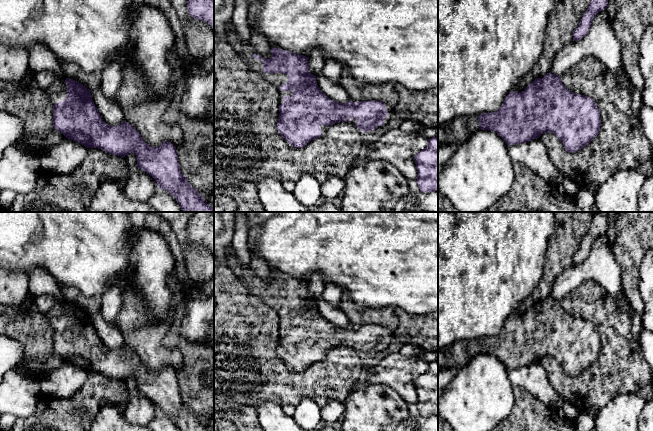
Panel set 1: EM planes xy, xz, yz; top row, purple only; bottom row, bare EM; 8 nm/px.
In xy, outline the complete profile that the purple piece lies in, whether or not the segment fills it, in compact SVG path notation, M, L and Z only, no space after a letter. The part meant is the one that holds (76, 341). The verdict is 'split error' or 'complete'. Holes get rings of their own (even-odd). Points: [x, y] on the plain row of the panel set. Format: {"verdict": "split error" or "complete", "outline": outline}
{"verdict": "split error", "outline": "M66 302L64 306L56 306L46 315L54 328L53 350L66 362L79 366L86 372L99 372L121 382L134 377L137 382L137 392L152 400L159 413L172 418L180 431L211 431L181 397L177 374L171 366L165 365L159 371L152 371L145 367L135 351L126 345L117 350L108 349L103 345L92 324L91 315L73 303Z"}

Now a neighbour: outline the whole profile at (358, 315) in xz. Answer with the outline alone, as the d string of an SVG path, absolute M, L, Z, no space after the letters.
M345 292L342 294L339 308L345 313L351 326L375 324L394 331L399 325L393 309L359 305Z

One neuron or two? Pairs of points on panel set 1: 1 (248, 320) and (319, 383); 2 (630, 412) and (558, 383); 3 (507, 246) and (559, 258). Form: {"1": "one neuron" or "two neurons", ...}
{"1": "one neuron", "2": "two neurons", "3": "two neurons"}

